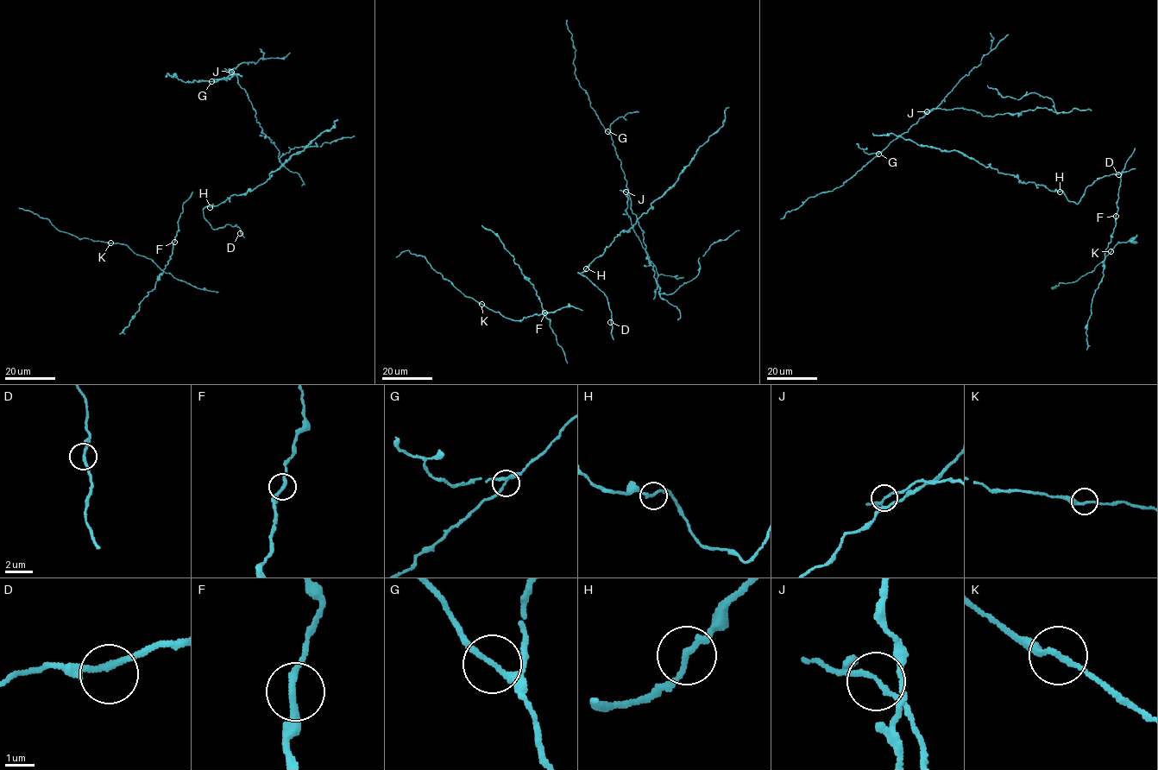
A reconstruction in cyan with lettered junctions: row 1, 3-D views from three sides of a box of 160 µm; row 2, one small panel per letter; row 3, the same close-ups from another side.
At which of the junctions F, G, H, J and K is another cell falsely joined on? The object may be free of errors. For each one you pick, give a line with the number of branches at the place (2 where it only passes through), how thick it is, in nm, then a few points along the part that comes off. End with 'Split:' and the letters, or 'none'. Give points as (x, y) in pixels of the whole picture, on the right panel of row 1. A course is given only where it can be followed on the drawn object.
Split: none

